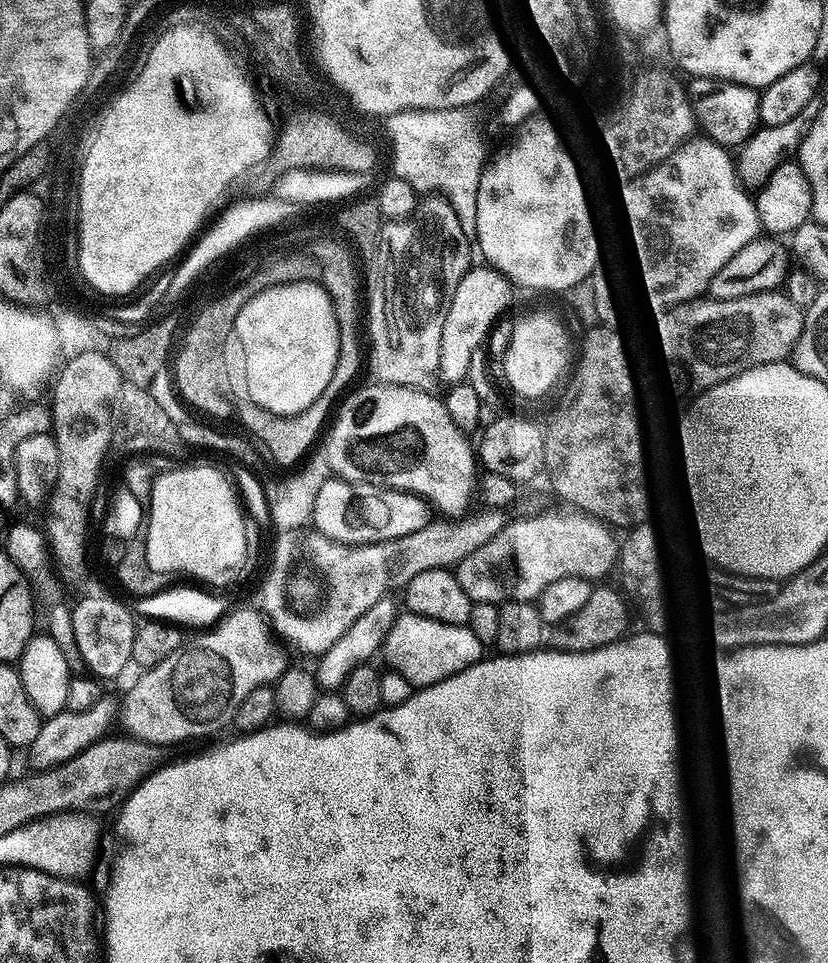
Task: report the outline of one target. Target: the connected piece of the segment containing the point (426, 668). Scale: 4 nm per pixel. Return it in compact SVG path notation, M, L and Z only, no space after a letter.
M410 611L397 615L396 621L389 626L388 631L382 637L382 652L383 648L384 660L389 664L387 667L412 684L413 689L425 688L431 684L442 682L446 678L466 670L471 664L477 664L486 656L486 645L474 635L471 627L422 618Z

